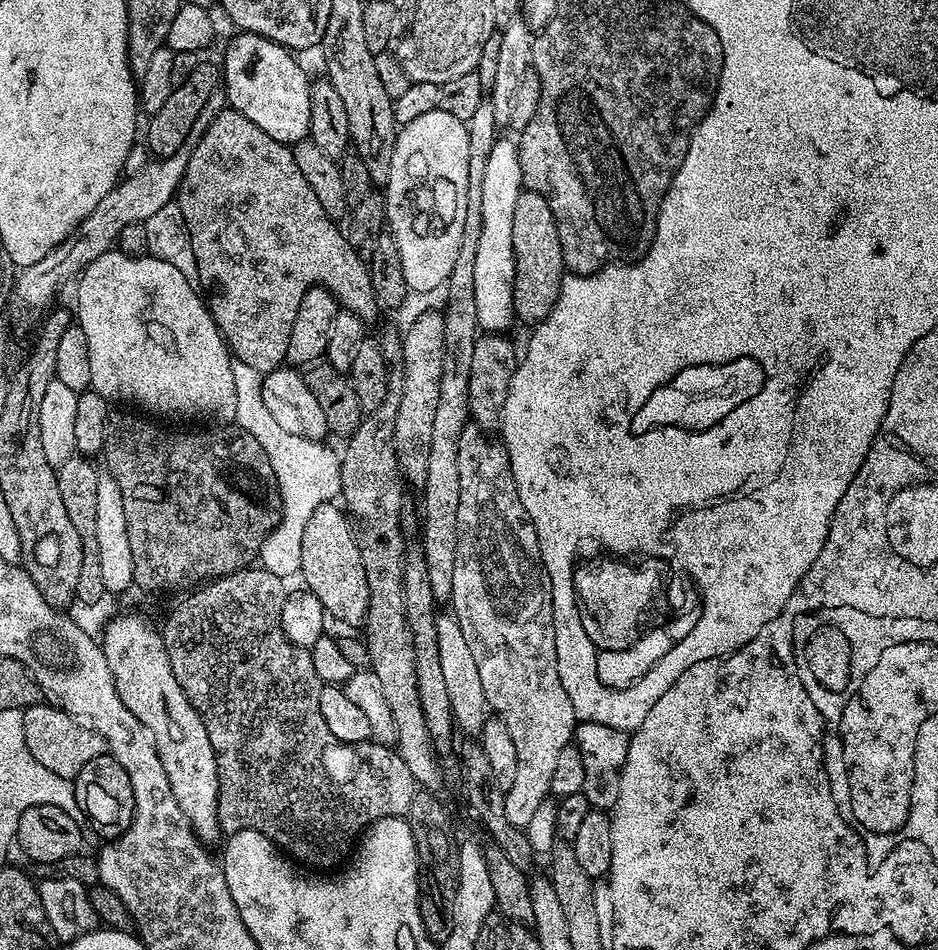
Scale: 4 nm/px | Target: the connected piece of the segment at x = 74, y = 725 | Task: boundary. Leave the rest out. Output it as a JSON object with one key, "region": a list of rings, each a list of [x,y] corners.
{"region":[[[48,702],[32,704],[23,709],[26,746],[42,766],[54,770],[62,778],[72,780],[90,762],[90,758],[105,755],[106,743],[102,736],[91,726],[85,726],[74,716]]]}

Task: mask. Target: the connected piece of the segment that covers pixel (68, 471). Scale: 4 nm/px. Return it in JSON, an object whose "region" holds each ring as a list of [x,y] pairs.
{"region":[[[74,455],[59,465],[56,477],[58,490],[62,493],[62,502],[66,506],[66,514],[70,514],[70,522],[74,522],[74,530],[78,530],[78,538],[82,542],[84,557],[82,558],[82,574],[78,574],[78,590],[76,600],[84,604],[96,604],[106,595],[104,587],[104,571],[100,565],[100,539],[98,538],[98,478],[101,473],[95,468],[89,457]]]}

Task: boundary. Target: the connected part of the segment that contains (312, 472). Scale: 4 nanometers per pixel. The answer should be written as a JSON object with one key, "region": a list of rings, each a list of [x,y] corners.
{"region":[[[233,359],[232,369],[234,395],[238,402],[235,423],[242,430],[254,434],[254,438],[258,438],[258,446],[266,450],[266,458],[270,458],[277,490],[280,492],[280,520],[264,539],[258,553],[258,564],[275,576],[295,577],[302,562],[302,530],[306,530],[310,514],[314,514],[318,506],[335,501],[340,496],[340,456],[332,453],[327,443],[319,440],[301,442],[294,434],[286,434],[286,430],[274,422],[270,410],[266,410],[266,402],[262,402],[262,373],[237,359]]]}

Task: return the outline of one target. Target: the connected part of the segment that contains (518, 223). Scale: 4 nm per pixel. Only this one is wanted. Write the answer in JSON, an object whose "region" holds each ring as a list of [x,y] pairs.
{"region":[[[524,190],[514,209],[513,226],[514,278],[513,306],[515,315],[524,319],[528,326],[535,326],[547,318],[558,302],[560,287],[566,275],[562,246],[558,242],[558,226],[550,210],[550,202],[542,194]]]}

